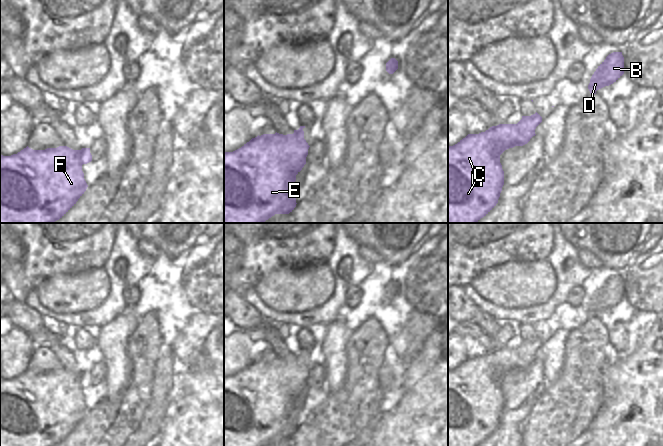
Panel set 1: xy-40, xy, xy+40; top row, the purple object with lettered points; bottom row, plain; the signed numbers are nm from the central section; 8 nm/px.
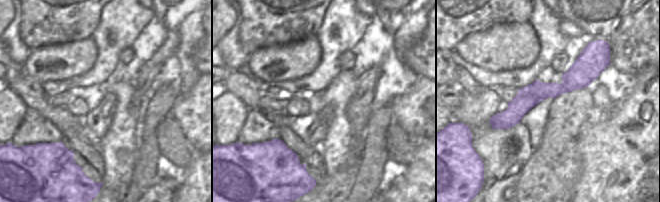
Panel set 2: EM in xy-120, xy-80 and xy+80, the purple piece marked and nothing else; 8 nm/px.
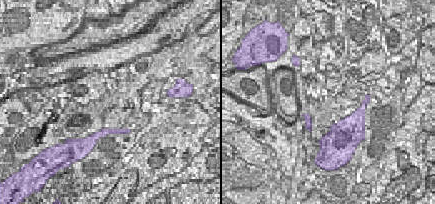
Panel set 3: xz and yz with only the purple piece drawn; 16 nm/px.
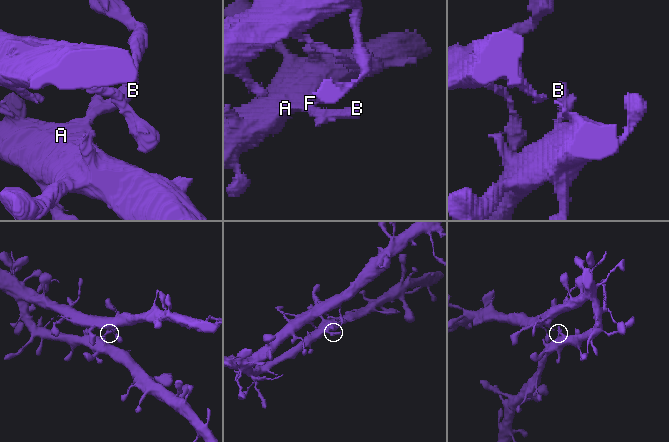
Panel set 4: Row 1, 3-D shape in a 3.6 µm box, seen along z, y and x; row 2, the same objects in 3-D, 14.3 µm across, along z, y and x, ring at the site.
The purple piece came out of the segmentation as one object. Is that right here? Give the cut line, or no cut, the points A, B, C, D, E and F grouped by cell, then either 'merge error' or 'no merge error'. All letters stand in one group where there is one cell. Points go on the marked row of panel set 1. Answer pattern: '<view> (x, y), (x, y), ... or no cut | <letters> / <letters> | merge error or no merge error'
no cut | A B C D E F | no merge error

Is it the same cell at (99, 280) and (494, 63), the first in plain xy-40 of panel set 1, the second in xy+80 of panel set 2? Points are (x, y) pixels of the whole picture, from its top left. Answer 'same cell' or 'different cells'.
same cell

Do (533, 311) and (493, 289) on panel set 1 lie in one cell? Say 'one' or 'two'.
two

